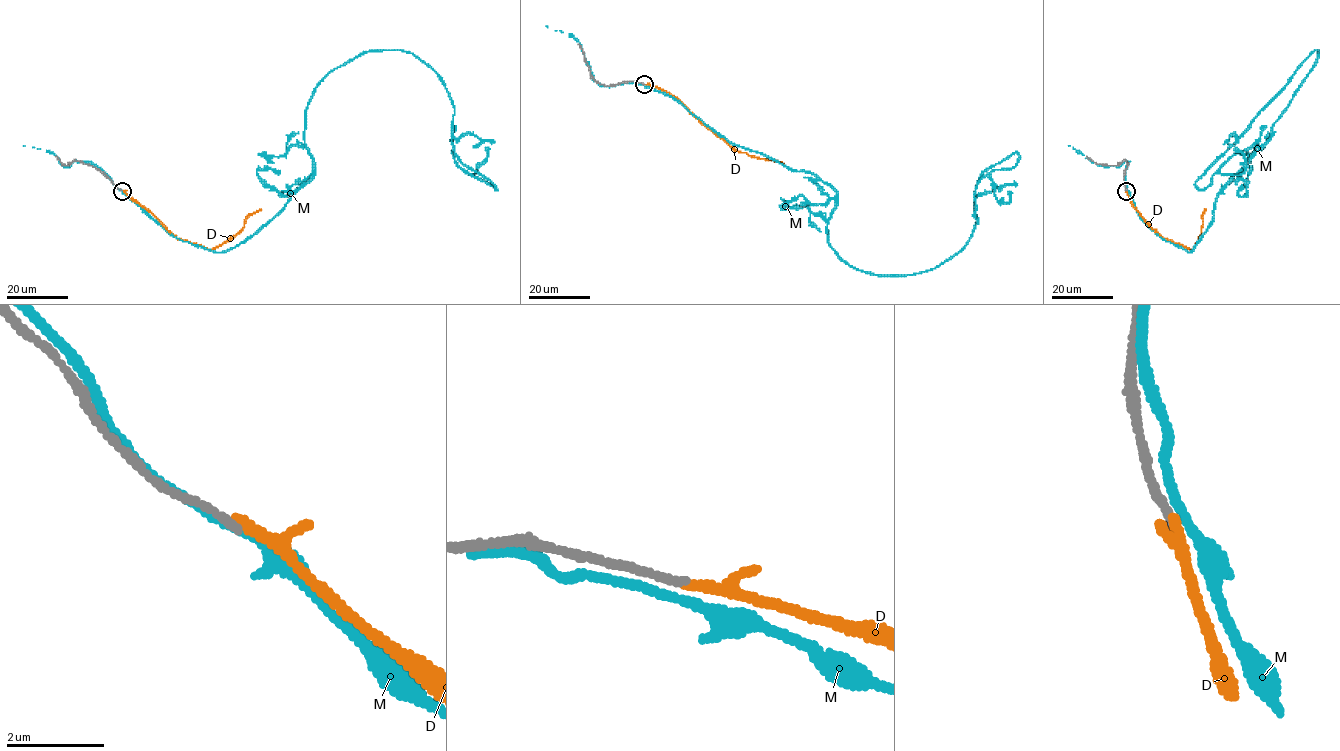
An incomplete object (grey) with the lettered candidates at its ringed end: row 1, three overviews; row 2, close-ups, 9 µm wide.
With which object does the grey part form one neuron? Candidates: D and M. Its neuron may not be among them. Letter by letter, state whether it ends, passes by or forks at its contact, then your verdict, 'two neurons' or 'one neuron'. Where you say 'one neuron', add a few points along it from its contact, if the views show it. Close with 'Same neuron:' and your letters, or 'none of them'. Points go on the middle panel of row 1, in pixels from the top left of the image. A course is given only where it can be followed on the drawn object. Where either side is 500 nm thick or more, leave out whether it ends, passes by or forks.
D: it ends there; two neurons
M: it passes by; two neurons
Same neuron: none of them

